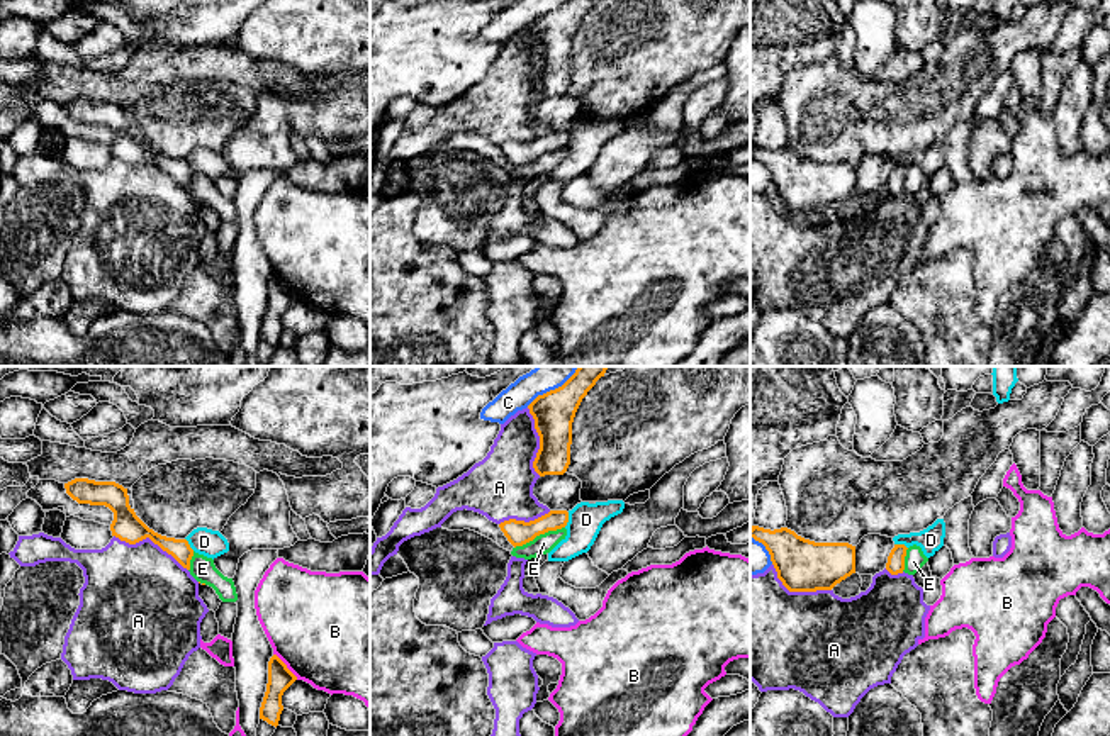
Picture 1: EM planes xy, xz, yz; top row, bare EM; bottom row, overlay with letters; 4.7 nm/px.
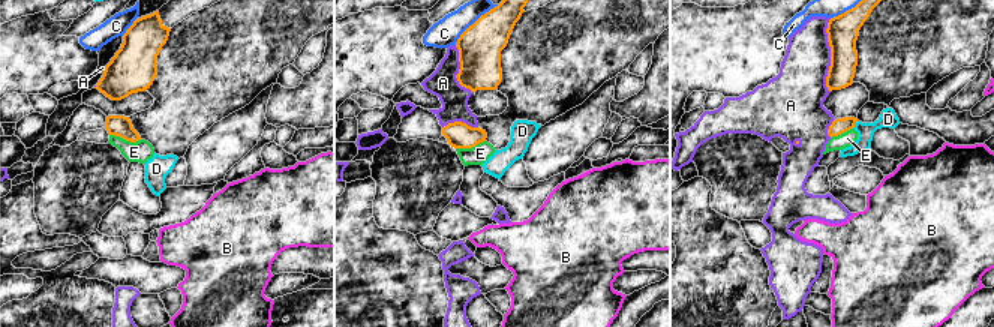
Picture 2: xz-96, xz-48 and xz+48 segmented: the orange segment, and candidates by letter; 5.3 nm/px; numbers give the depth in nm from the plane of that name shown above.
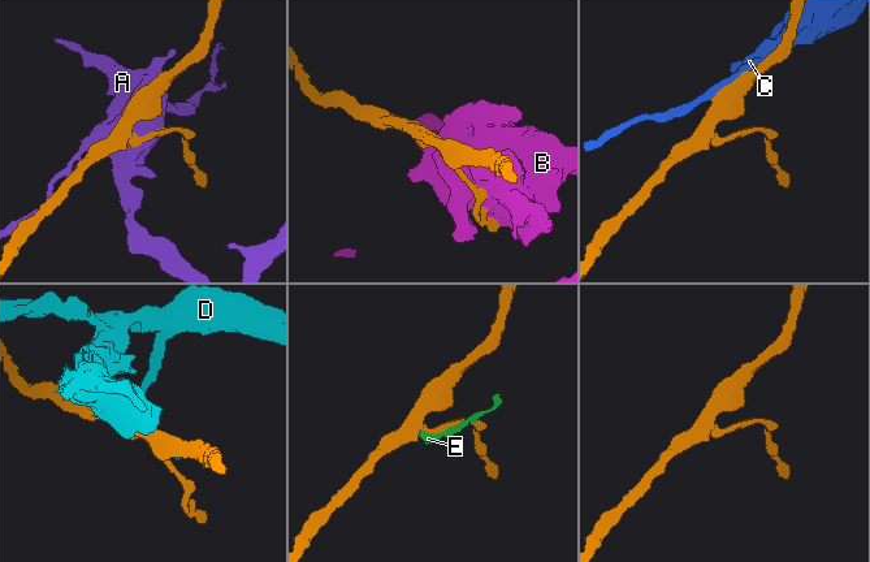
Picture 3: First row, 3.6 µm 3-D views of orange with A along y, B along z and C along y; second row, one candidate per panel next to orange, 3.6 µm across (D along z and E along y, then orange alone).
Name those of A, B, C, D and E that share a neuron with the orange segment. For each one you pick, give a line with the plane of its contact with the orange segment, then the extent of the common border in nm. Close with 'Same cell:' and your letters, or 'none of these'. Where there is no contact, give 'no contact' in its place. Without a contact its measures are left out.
Same cell: none of these

